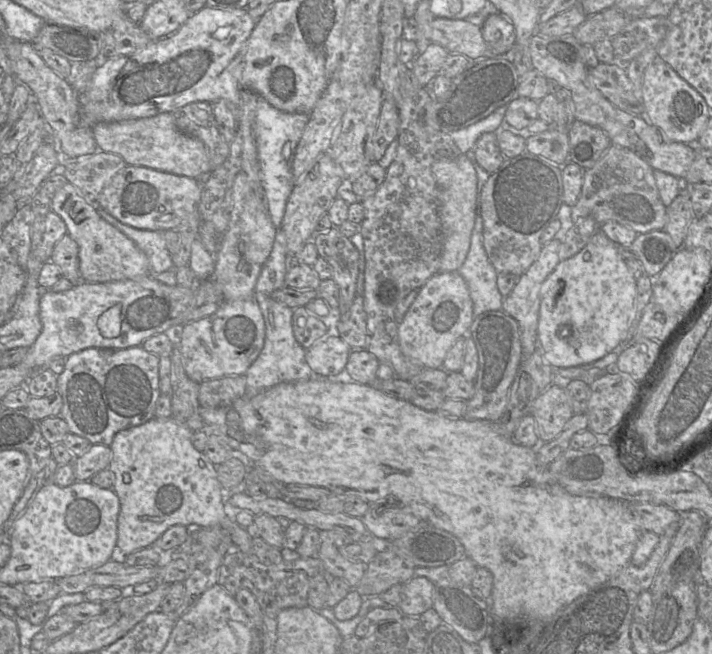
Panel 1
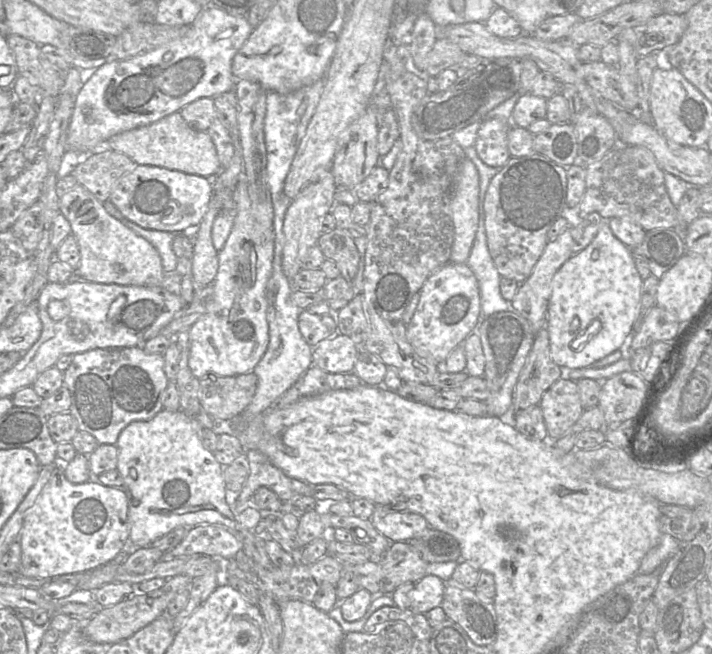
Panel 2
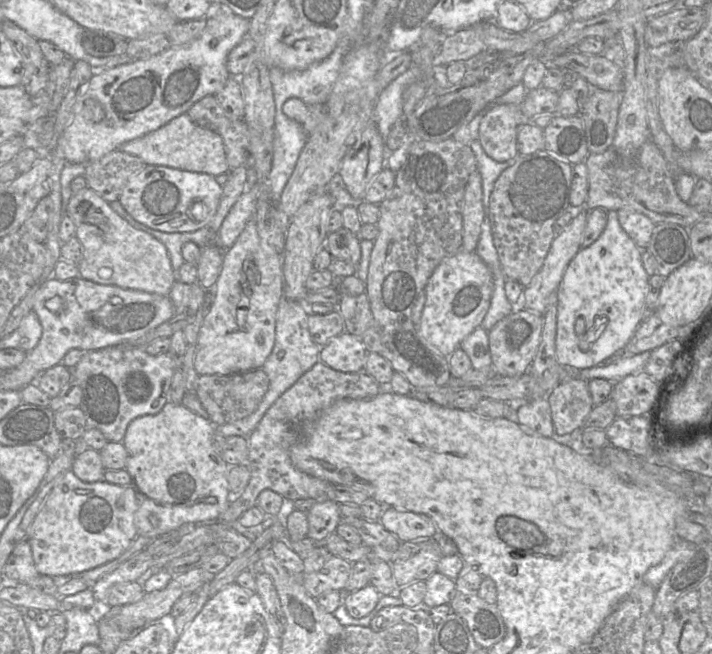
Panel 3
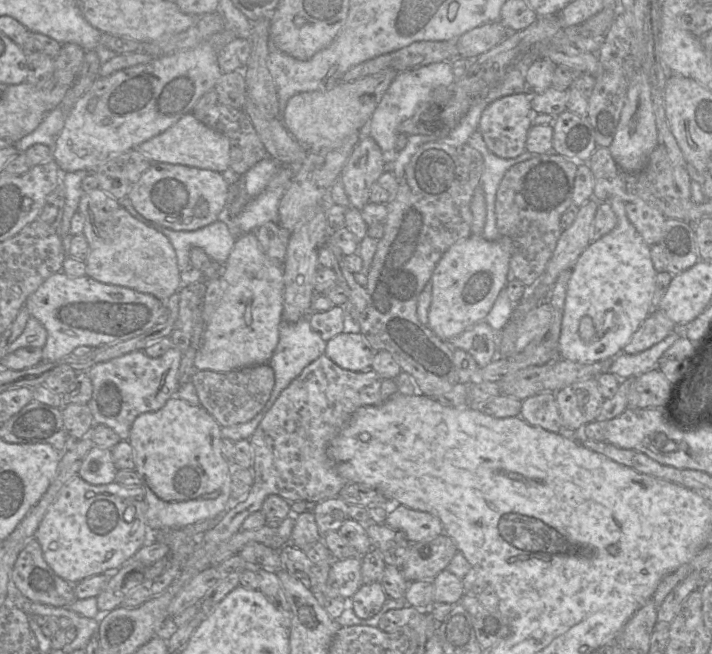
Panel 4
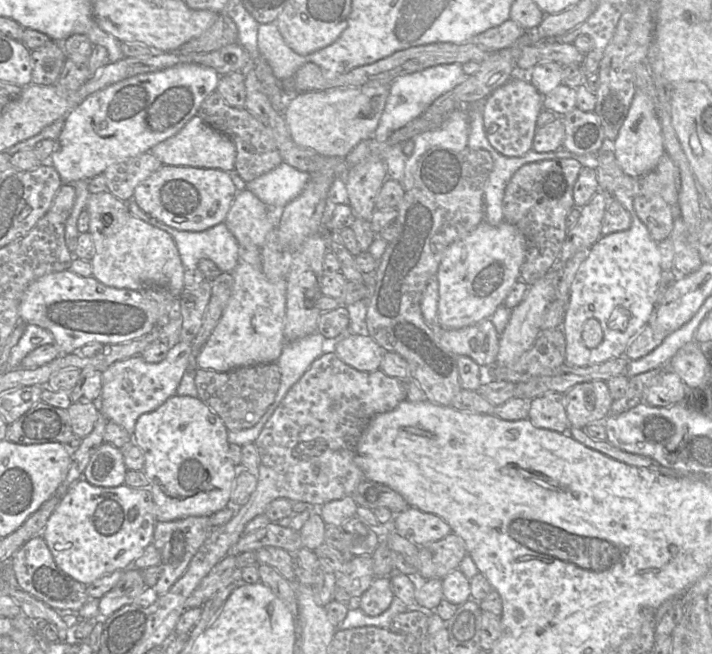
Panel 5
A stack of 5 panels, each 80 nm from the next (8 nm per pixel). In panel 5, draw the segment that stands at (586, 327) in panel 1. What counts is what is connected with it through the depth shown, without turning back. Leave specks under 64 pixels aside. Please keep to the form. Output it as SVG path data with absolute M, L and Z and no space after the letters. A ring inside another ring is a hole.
M622 188L616 189L612 194L630 213L631 226L627 230L601 236L590 247L587 258L580 264L572 281L569 301L561 326L566 340L565 363L571 366L589 366L624 356L631 339L650 320L654 319L656 292L662 273L658 244L650 236L647 227L637 217L633 206L634 198ZM590 318L597 319L603 331L603 339L596 348L587 348L582 339L583 324Z

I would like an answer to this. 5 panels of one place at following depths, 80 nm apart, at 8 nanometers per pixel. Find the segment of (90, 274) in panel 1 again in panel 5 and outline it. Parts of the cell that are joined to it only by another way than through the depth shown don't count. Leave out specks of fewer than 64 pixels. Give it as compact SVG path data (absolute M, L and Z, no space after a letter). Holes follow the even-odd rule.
M109 191L90 193L86 211L90 218L88 232L95 247L95 254L90 261L94 278L114 288L164 288L173 296L180 296L184 289L185 268L175 241L169 233L132 215L126 202Z

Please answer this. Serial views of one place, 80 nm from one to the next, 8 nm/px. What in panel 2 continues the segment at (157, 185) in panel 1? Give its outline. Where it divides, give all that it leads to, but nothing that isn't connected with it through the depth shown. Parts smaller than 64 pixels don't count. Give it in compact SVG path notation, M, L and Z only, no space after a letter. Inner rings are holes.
M137 165L117 182L109 201L142 228L168 233L189 232L198 227L208 211L213 194L212 180L158 166Z

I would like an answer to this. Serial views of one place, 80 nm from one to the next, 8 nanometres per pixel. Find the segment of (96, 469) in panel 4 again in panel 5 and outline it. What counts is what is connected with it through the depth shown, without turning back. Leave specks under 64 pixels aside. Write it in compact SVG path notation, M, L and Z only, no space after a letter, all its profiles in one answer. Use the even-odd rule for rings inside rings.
M103 443L91 456L83 478L94 486L117 487L125 484L127 470L121 450Z

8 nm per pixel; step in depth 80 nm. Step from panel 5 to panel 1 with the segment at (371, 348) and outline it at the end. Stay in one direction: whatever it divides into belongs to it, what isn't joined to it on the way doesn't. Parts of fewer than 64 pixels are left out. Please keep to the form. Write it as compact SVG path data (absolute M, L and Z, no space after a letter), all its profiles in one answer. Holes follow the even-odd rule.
M327 333L305 350L305 362L317 375L333 376L344 370L351 347Z

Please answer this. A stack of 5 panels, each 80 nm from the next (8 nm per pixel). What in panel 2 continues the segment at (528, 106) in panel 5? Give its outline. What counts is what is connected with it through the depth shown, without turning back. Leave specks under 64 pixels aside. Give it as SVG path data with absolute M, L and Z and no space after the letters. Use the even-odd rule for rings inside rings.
M501 118L486 120L481 124L474 147L486 165L501 168L511 158L507 137L511 125L511 121Z

